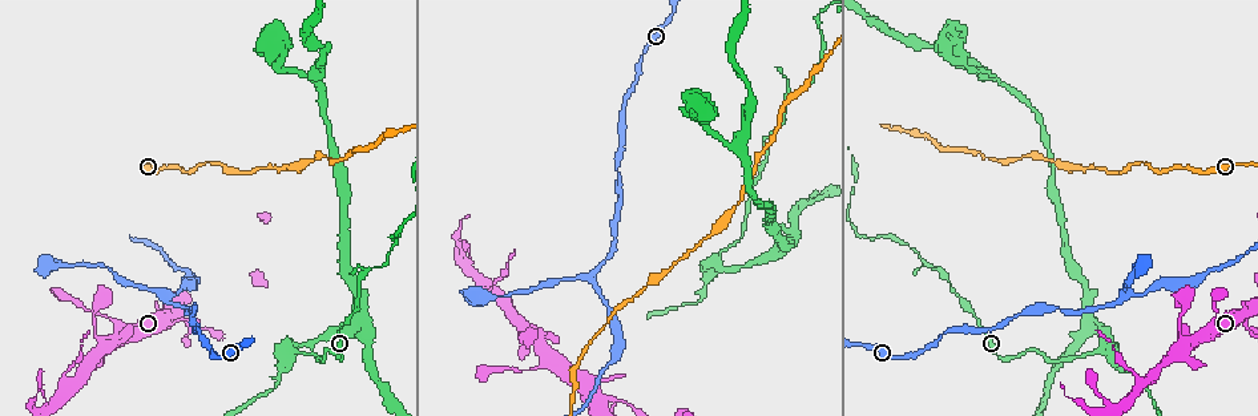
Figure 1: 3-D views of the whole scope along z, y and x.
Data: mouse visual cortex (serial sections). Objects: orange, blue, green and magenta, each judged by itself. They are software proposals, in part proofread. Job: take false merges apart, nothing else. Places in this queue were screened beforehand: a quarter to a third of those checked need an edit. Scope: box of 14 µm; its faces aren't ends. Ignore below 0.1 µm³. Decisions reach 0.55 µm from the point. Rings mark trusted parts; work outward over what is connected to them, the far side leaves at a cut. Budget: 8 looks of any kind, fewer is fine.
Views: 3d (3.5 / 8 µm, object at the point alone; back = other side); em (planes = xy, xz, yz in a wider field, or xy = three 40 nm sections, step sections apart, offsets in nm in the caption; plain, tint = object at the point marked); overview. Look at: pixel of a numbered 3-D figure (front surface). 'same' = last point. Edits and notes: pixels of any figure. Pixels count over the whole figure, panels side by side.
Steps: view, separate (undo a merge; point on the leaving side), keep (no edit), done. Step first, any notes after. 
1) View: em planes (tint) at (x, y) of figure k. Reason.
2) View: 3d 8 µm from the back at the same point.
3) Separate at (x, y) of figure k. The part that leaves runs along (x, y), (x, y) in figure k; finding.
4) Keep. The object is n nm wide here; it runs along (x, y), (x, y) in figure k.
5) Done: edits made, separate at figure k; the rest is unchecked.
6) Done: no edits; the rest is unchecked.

View: 3d 3.5 µm from the back at (1103, 350) of figure 1. Sharp bend.

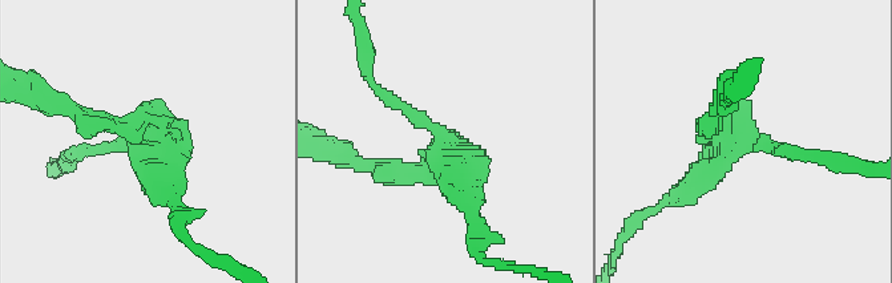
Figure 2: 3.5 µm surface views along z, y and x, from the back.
View: em planes (tint) at (443, 140) of figure 2. Need the tissue.

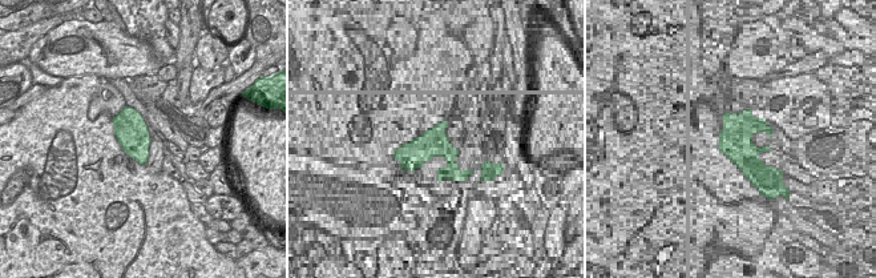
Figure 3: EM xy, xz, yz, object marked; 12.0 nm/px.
Separate at (91, 122) of figure 2. The part that leaves runs along (134, 124), (85, 124), (36, 91) in figure 2; a second cell is stuck on.

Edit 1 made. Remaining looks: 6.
View: overview.

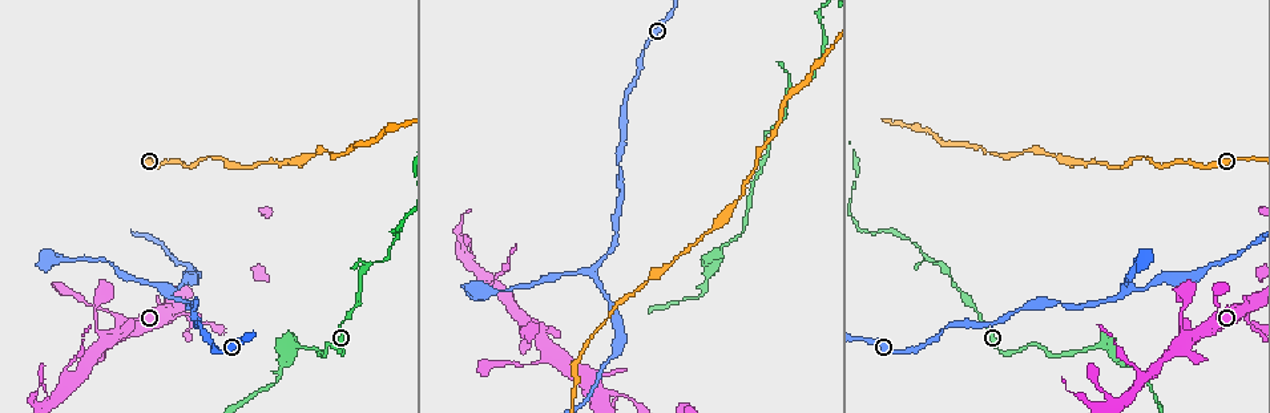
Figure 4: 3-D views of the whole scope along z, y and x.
View: 3d 3.5 µm from the back at (625, 397) of figure 4. Thin neck.

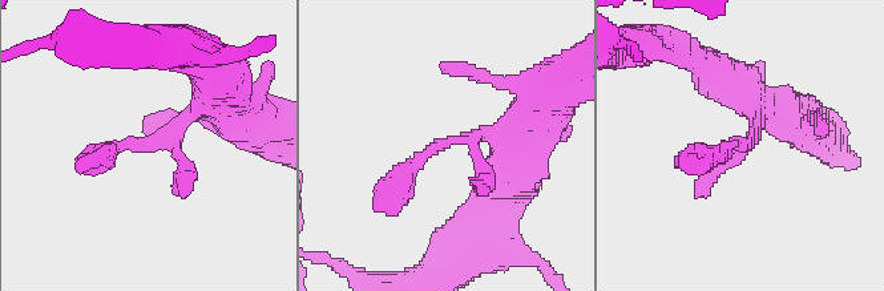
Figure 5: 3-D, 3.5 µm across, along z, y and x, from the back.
View: em xy step 5 (tint) at (457, 138) of figure 5.

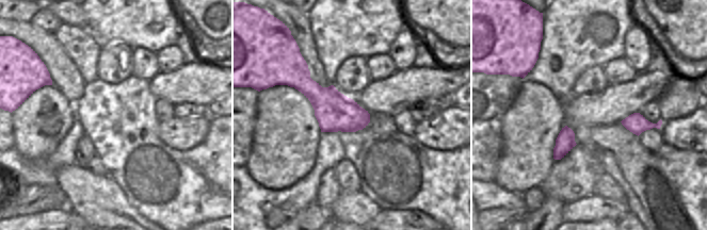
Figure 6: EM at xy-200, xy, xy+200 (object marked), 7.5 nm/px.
View: em xy step 1 (tint) at the same point. Another direction.

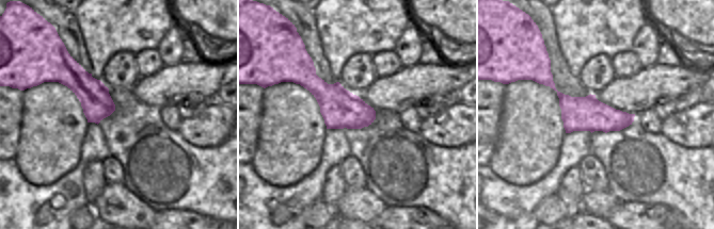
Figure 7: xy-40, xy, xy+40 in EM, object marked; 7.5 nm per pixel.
Keep. The object is 300 nm wide here; it runs along (529, 116), (439, 144), (390, 192) in figure 5; continuous, no second cell.

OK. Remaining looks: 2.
View: em xy step 5 (tint) at (165, 294) of figure 4. Abrupt turn.

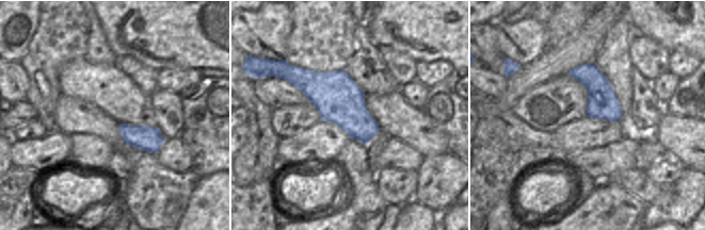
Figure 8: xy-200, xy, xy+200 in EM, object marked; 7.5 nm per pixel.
View: 3d 3.5 µm from the back at the same point. Wider look.

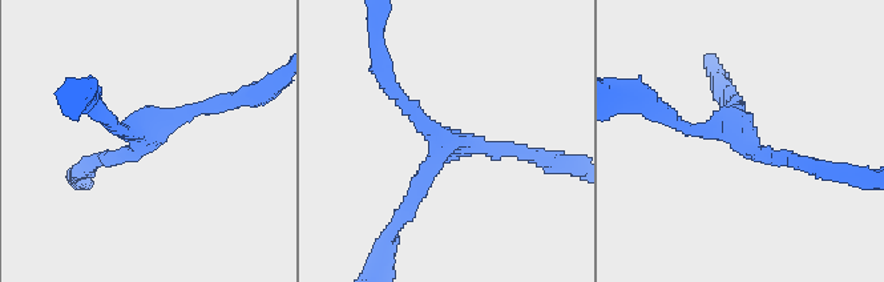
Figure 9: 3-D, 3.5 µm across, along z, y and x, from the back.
Keep. It runs along (808, 166), (673, 119) in figure 9; all the same cell.

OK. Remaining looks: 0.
Done: edits made, separate at figure 2; the rest is unchecked.

